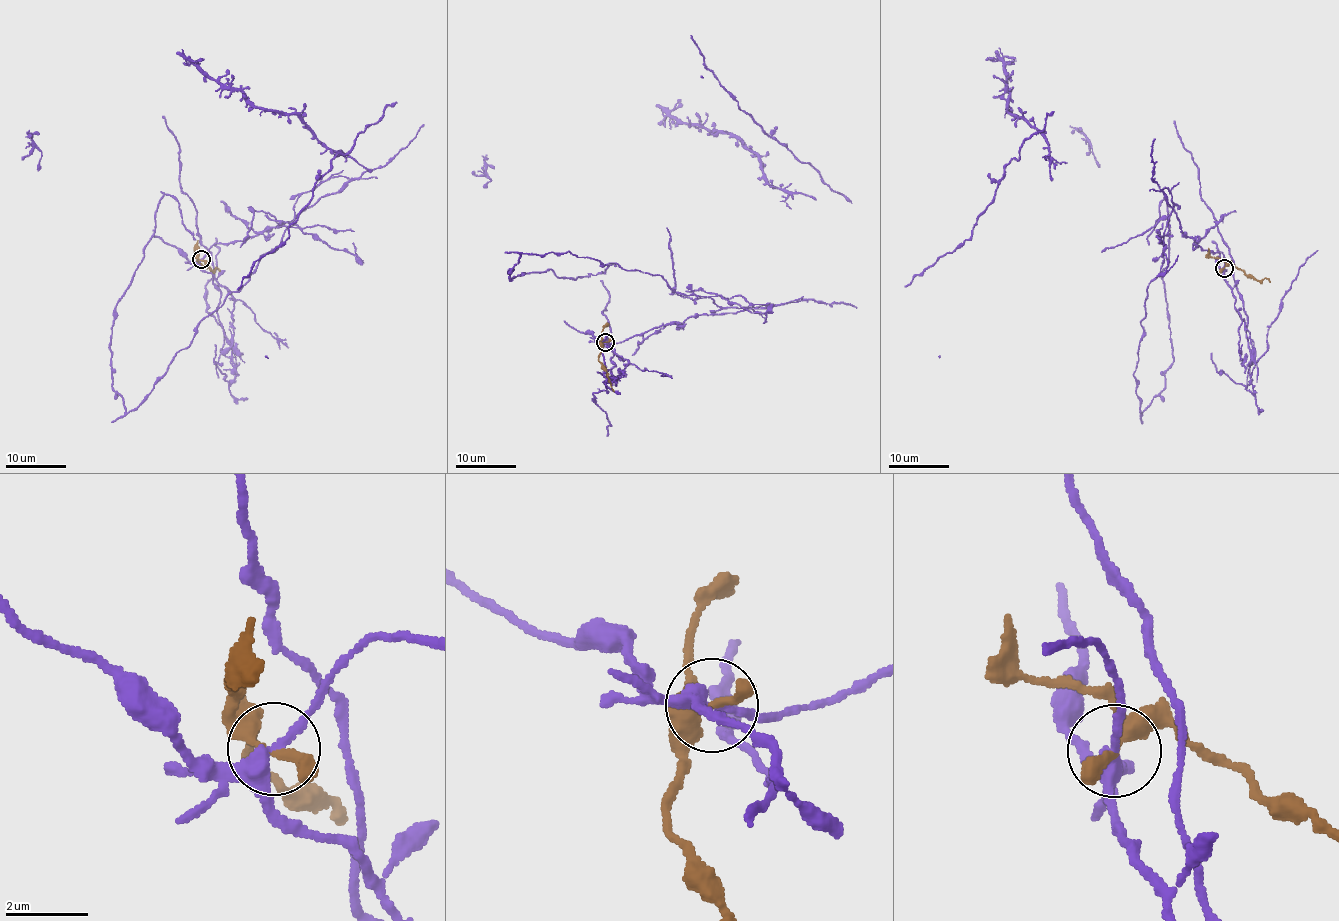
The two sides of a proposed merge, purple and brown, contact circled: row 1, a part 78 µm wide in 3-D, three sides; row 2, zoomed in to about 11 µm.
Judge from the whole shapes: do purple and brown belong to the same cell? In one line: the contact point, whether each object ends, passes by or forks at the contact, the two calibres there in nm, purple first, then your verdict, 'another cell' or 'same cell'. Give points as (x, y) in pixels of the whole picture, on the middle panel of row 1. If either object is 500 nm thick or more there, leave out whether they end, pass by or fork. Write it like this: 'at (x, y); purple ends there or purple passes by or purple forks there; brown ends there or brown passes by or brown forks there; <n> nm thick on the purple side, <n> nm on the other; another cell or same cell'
at (605, 342); purple forks there; brown passes by; 280 nm thick on the purple side, 220 nm on the other; another cell

